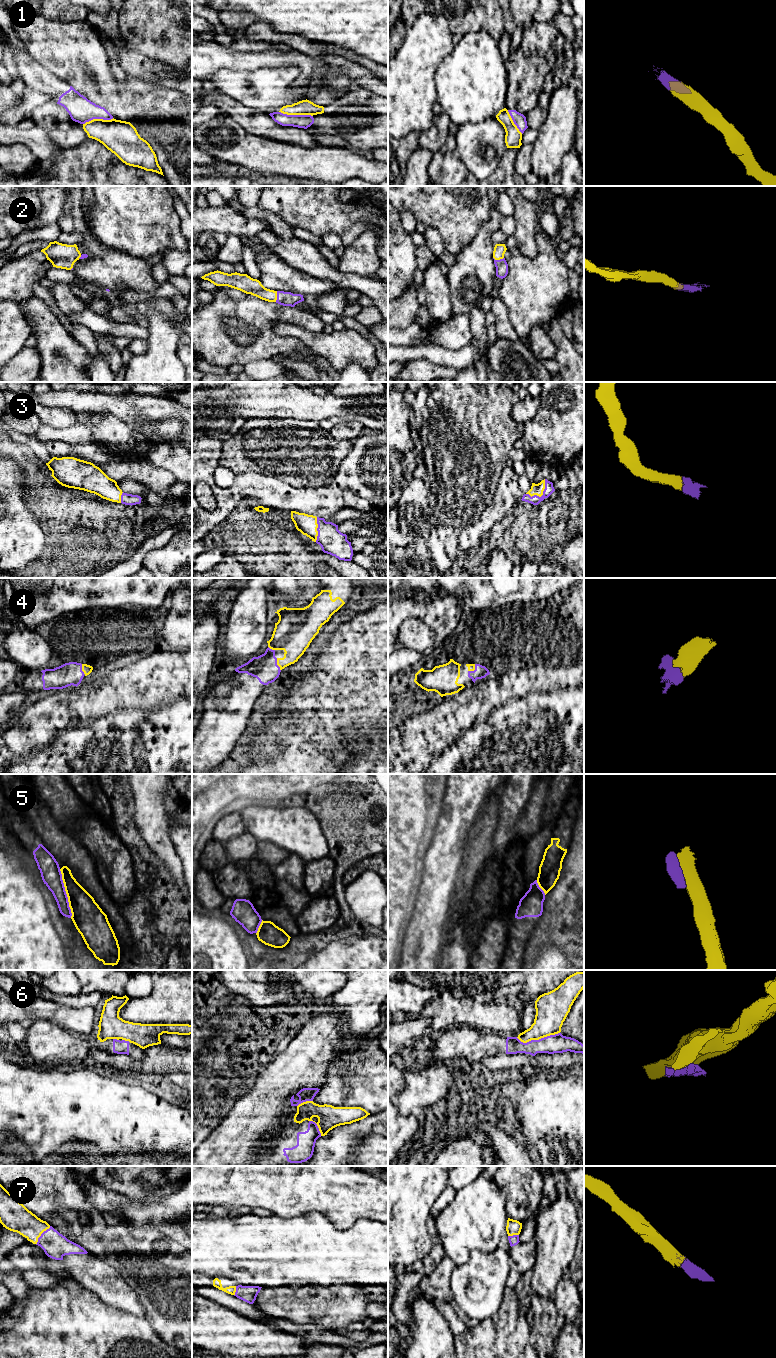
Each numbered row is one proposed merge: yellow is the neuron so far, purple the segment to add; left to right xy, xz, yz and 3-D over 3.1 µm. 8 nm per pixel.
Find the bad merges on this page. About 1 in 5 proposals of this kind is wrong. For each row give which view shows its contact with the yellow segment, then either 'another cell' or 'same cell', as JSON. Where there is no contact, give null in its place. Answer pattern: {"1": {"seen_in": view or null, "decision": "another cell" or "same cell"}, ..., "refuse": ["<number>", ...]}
{"1": {"seen_in": "xz", "decision": "same cell"}, "2": {"seen_in": "xz", "decision": "same cell"}, "3": {"seen_in": "yz", "decision": "same cell"}, "4": {"seen_in": "xz", "decision": "same cell"}, "5": {"seen_in": "xy", "decision": "another cell"}, "6": {"seen_in": "yz", "decision": "another cell"}, "7": {"seen_in": "xy", "decision": "same cell"}, "refuse": ["5", "6"]}

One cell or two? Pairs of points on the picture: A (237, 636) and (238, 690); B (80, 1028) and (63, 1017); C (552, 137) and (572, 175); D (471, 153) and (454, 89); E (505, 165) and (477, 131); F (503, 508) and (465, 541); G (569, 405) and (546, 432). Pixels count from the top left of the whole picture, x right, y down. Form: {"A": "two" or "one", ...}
{"A": "two", "B": "one", "C": "two", "D": "two", "E": "two", "F": "one", "G": "one"}

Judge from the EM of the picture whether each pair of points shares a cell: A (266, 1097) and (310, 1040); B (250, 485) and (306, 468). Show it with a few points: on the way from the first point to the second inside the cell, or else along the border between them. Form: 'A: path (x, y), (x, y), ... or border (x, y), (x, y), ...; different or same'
A: path (278, 1083), (307, 1054); same
B: border (253, 471), (276, 477), (297, 488); different

